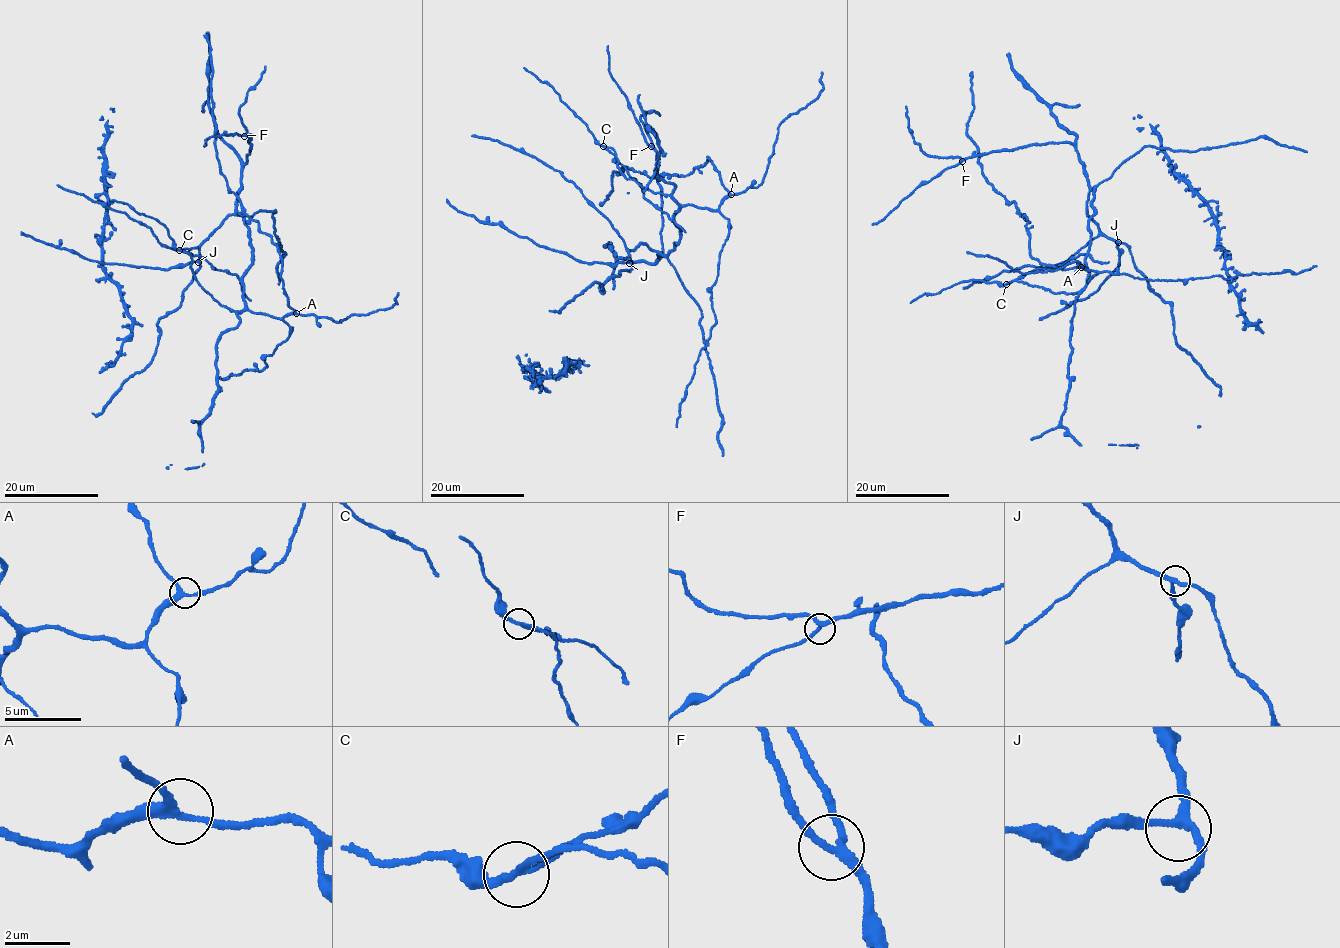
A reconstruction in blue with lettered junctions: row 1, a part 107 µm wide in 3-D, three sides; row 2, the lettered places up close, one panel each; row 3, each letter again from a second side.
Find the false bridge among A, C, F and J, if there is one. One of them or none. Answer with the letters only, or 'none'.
C

